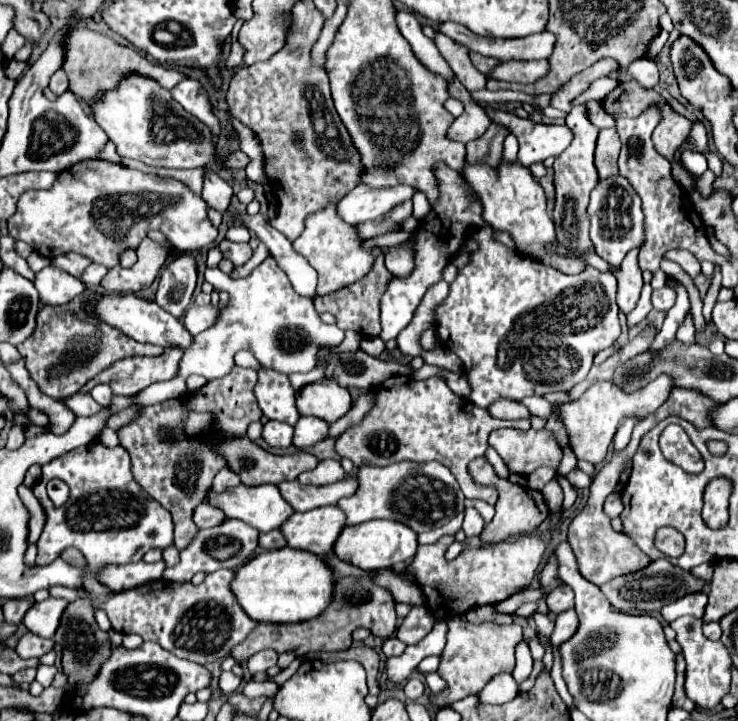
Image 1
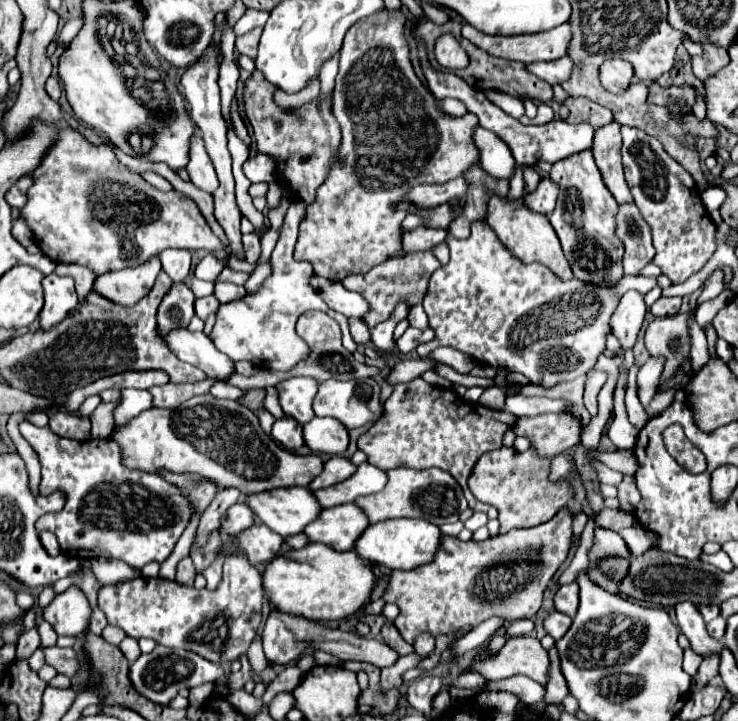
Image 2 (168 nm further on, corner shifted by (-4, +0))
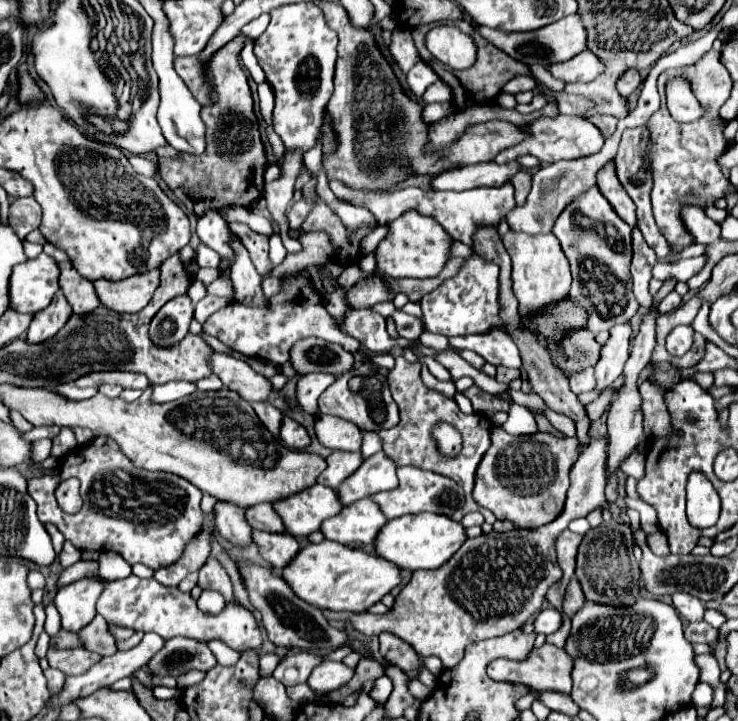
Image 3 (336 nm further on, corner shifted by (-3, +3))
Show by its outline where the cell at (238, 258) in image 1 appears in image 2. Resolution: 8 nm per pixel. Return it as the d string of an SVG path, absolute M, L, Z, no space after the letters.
M258 233L242 235L242 243L244 243L244 251L246 251L246 261L258 263L258 259L260 259L260 235Z

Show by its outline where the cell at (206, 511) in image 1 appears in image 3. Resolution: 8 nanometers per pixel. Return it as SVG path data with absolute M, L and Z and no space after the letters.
M255 504L253 508L245 510L245 520L249 520L249 526L255 530L267 530L267 532L285 532L283 522L275 514L271 504Z

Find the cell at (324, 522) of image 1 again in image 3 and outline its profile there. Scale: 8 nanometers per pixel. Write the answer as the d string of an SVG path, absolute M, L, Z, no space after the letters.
M363 498L345 506L337 516L325 520L321 532L327 540L335 540L349 548L363 548L373 544L385 522L387 520L379 506L371 498Z

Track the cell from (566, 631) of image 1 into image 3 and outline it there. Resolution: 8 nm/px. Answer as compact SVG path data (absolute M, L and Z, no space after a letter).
M545 608L535 616L533 626L537 634L553 634L561 626L561 612L555 608Z

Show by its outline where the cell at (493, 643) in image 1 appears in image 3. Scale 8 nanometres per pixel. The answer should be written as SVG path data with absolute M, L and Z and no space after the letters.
M553 644L533 648L525 660L497 658L487 666L489 678L493 678L493 680L517 682L517 684L525 684L525 686L529 686L533 690L557 690L557 692L563 692L563 694L571 692L571 670L573 670L571 656L565 650L561 650L561 648L553 646Z

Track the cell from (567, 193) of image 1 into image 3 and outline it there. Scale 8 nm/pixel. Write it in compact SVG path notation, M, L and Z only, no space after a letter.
M593 186L589 192L583 192L569 208L565 208L553 226L553 234L559 238L561 248L571 264L571 296L587 308L591 332L597 334L601 330L609 330L615 324L631 320L639 310L629 274L631 226L625 224L617 212L613 212L609 200L601 196L601 190Z

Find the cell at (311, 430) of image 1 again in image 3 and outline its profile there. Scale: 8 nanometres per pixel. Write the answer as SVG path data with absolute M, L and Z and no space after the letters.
M315 414L315 436L325 448L349 452L357 452L363 440L363 432L355 424L327 414Z

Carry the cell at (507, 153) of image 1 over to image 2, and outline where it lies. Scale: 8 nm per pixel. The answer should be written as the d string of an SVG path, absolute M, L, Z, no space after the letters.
M516 165L514 175L510 179L510 189L508 198L511 201L516 201L522 196L524 188L523 171L519 165Z

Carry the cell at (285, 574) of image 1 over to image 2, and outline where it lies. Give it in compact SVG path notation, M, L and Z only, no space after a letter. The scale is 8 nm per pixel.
M310 543L304 549L292 549L274 557L264 569L262 583L272 601L272 607L282 607L282 611L290 611L294 615L308 615L310 619L318 621L340 621L364 607L376 585L376 575L370 563L364 561L356 551L334 551L324 543Z

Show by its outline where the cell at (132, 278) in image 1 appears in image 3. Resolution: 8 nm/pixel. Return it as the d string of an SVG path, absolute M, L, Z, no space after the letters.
M159 270L129 276L125 280L95 280L95 292L101 304L113 312L143 310L159 286Z

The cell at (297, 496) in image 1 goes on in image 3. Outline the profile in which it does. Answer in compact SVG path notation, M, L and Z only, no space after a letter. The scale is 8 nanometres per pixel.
M377 452L375 456L367 458L349 480L345 480L337 488L337 496L341 496L341 504L351 504L355 500L367 498L381 490L393 490L397 486L395 464L385 456L385 452Z

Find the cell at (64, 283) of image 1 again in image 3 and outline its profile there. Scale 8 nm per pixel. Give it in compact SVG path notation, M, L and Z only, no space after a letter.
M59 290L57 296L53 298L53 302L51 302L45 310L33 314L31 326L29 326L29 330L27 330L27 340L29 340L31 344L45 342L47 338L55 336L55 334L65 326L65 322L69 320L71 314L73 314L73 312L71 312L69 304L67 304L63 292Z

